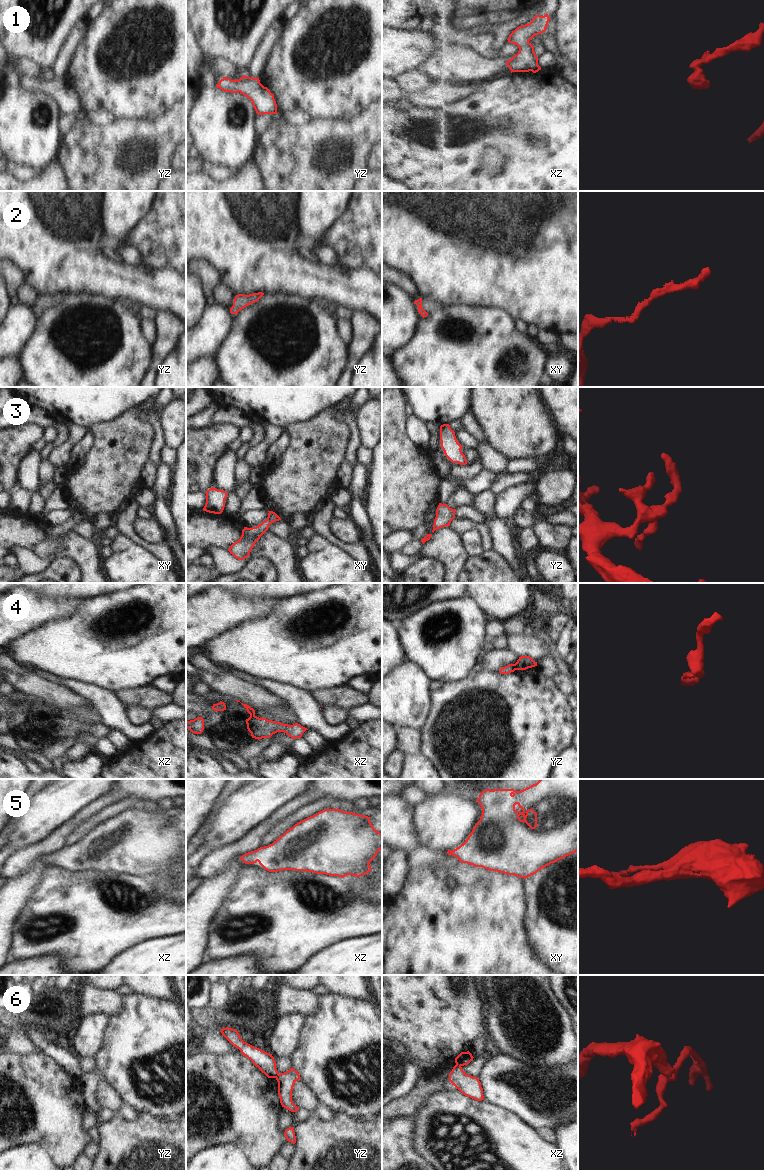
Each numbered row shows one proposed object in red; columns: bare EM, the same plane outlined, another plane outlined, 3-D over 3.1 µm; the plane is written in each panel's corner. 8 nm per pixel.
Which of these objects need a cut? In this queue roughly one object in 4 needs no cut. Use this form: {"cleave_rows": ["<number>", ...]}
{"cleave_rows": ["4", "6"]}

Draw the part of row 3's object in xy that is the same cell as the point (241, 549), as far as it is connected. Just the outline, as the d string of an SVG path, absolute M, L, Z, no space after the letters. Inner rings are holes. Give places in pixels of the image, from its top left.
M268 511L268 517L265 521L256 527L244 527L240 539L234 542L228 549L238 560L243 560L250 555L252 548L260 537L268 530L269 525L281 518L273 511Z

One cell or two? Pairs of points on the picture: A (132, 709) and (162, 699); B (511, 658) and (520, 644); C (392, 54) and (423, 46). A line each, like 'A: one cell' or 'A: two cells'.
A: two cells
B: two cells
C: one cell

